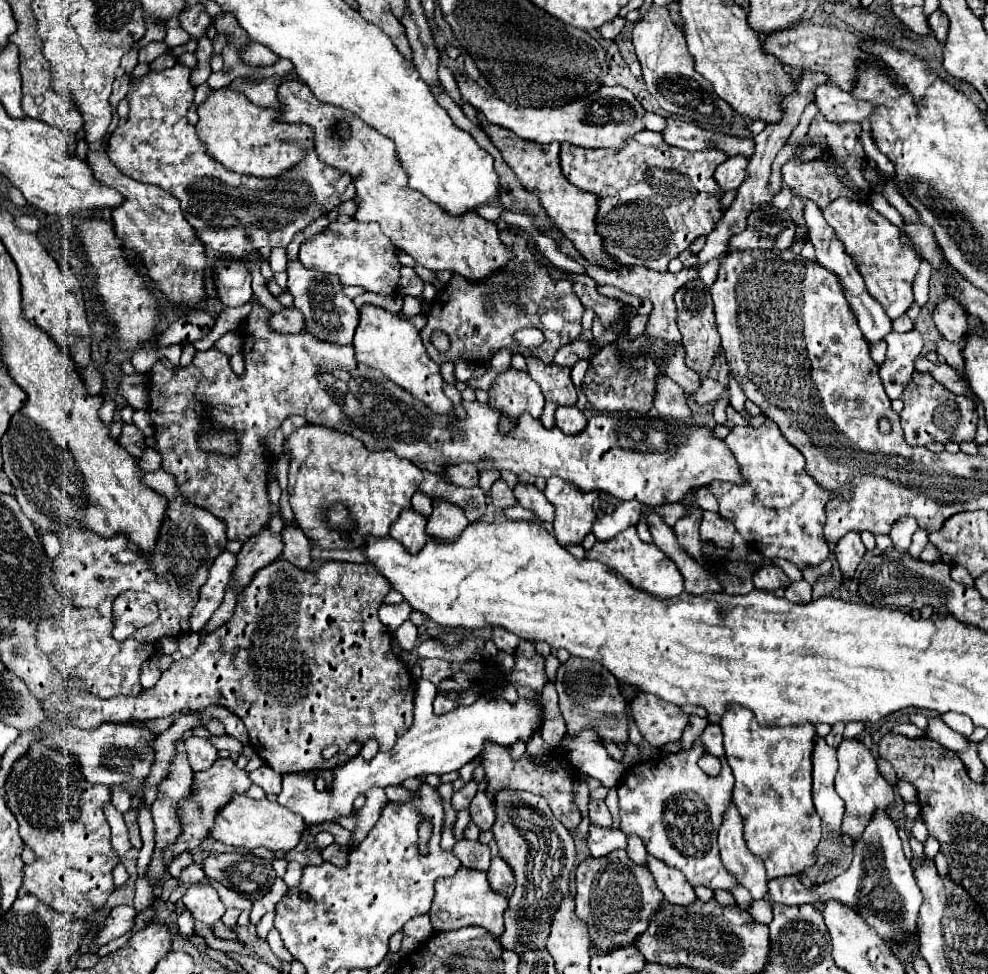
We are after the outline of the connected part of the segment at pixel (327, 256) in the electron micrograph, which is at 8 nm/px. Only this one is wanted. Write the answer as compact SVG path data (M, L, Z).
M330 223L322 233L318 233L314 239L302 243L300 247L300 261L304 267L332 273L340 277L342 285L360 285L366 291L380 293L380 295L392 295L400 285L400 261L398 251L382 235L378 223Z

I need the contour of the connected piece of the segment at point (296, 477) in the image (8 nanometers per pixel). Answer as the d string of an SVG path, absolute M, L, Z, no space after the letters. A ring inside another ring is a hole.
M306 425L294 431L286 445L292 453L288 491L296 523L318 549L358 549L366 545L366 537L386 537L392 521L404 509L410 509L412 495L418 491L422 471L392 451L368 451L362 441L352 435ZM334 505L344 505L350 511L354 525L348 533L328 527L323 515Z

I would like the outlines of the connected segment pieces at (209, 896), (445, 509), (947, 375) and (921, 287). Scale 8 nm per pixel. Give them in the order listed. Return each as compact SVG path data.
M204 883L192 885L186 891L186 895L182 897L182 901L184 901L186 909L192 911L196 921L202 921L202 923L208 923L208 925L216 923L226 911L216 889L210 887L210 885L204 885Z
M434 499L434 511L426 523L428 537L452 543L462 535L466 527L468 527L468 519L458 505L446 499Z
M920 357L920 359L916 361L916 369L930 373L934 379L938 379L938 383L942 383L944 387L948 387L950 391L954 391L954 393L958 393L958 395L972 397L970 387L968 387L968 385L956 375L956 371L954 371L950 365L946 365L946 363L930 363L928 359Z
M922 260L920 269L916 273L916 279L914 279L914 297L916 297L918 305L924 305L928 301L928 279L930 279L930 273L932 273L931 265L926 260Z

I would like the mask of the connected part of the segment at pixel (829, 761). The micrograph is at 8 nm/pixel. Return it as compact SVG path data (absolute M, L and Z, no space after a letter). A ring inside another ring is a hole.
M818 737L812 751L812 775L814 775L814 807L830 831L842 835L840 823L844 815L844 803L834 791L834 775L838 769L836 749L830 747L824 737Z

